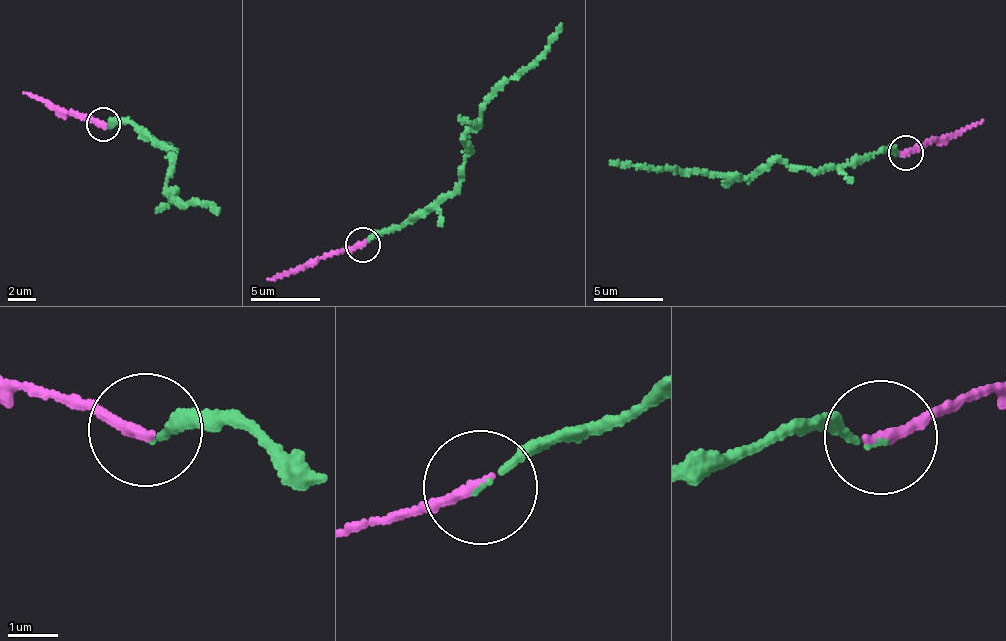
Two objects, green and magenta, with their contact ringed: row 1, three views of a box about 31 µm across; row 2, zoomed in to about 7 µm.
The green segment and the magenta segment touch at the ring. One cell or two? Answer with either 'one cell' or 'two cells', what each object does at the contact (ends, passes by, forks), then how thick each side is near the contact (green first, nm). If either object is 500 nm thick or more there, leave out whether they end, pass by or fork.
one cell; green ends; magenta ends; calibres 90 and 220 nm

